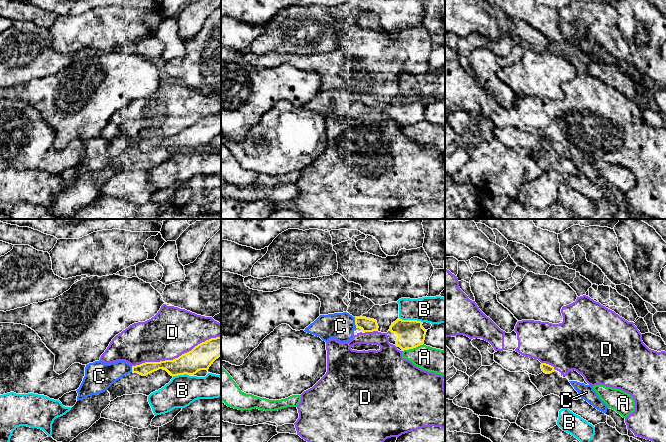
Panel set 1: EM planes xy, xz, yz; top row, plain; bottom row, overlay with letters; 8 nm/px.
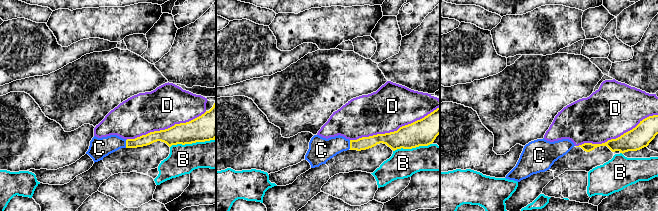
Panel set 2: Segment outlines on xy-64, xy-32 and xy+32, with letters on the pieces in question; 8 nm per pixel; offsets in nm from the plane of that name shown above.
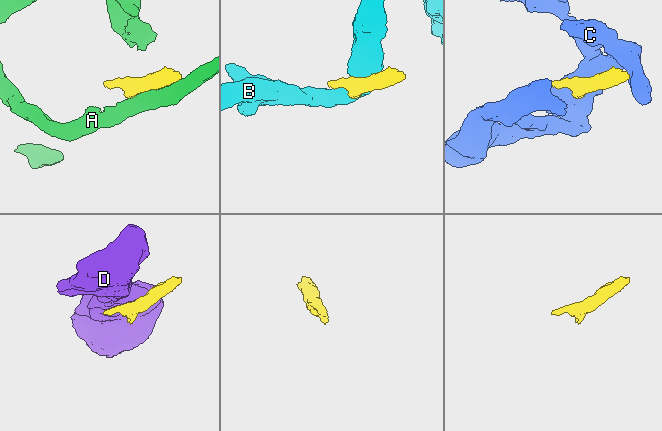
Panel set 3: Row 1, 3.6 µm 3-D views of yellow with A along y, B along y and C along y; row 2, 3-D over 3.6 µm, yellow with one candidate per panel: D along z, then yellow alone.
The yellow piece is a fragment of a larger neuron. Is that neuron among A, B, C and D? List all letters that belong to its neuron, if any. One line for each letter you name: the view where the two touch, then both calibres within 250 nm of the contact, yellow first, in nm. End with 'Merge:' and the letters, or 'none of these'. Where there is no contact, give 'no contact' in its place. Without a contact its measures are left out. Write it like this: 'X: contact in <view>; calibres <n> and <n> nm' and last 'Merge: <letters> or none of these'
C: contact in xz; calibres 110 and 220 nm
Merge: C

